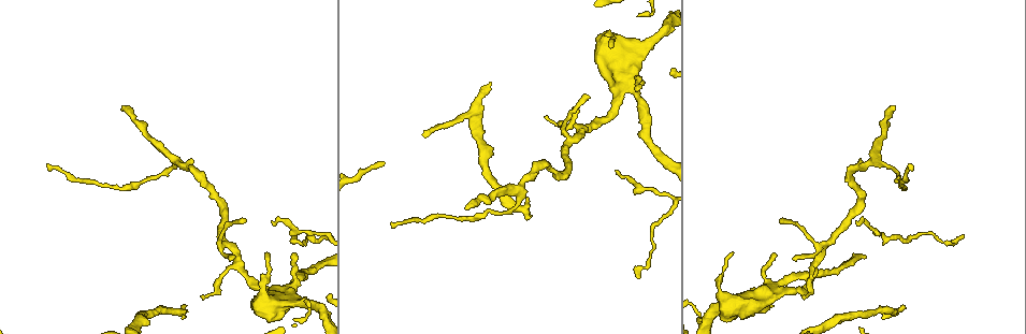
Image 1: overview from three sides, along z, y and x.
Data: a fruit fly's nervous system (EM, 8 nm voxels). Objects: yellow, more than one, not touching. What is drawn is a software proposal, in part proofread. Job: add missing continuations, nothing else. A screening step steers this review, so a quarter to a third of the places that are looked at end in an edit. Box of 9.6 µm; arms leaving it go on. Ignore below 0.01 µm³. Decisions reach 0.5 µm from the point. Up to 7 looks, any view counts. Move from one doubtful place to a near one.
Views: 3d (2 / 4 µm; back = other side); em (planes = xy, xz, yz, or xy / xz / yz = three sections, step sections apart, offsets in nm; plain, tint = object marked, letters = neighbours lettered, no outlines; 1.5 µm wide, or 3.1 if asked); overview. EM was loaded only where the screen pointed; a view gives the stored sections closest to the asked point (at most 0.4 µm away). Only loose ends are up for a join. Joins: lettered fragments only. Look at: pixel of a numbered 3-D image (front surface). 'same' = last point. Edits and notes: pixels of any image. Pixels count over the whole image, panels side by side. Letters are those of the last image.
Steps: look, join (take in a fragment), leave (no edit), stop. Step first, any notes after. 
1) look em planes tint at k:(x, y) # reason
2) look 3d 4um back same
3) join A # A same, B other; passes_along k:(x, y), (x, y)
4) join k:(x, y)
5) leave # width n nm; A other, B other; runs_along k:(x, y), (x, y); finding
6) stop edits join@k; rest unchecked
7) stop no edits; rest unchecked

look 3d 4um back at 1:(801, 297) # tapers out

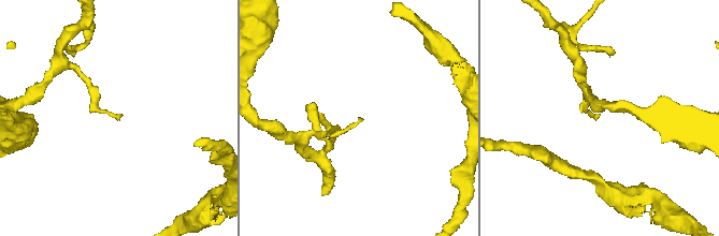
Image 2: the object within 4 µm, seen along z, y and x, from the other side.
look em planes tint at 2:(598, 114)

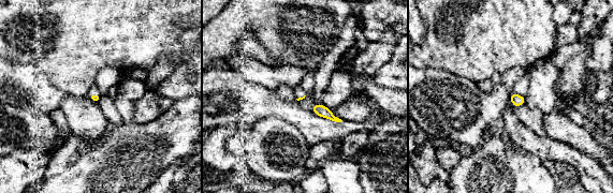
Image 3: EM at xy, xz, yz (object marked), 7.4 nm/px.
look em planes letters same

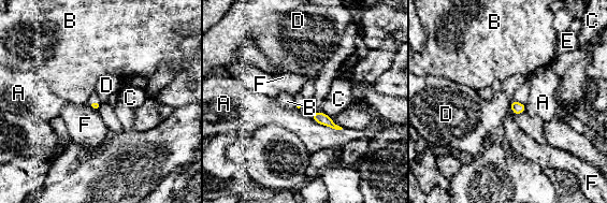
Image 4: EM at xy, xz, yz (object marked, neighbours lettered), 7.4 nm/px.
leave # A other, B other, C other, D other, E other, F other; border 4:(512, 101), (508, 105); no lettered fragment goes on from it

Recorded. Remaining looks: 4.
look em planes letters at 1:(186, 306)

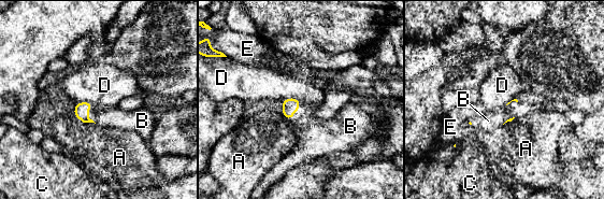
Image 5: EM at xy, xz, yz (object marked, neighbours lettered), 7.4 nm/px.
join B # A other, B same, C other, D other, E other; the neuron continues

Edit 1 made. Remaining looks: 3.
look overview # redraw

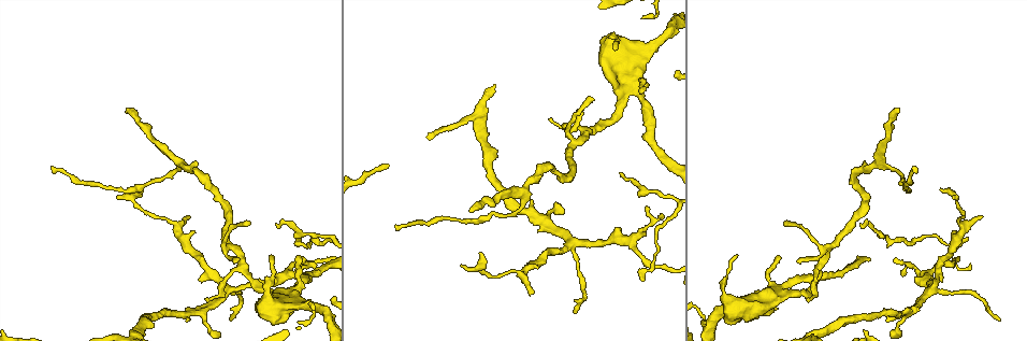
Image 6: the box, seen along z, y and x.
look em planes letters at 6:(395, 227) # free end

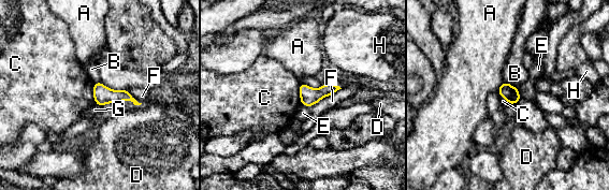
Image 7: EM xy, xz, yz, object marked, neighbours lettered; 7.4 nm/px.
leave # width 120 nm; A other, B other, C other, D other, E other, F other, G other, H other; border 7:(92, 84), (92, 96), (96, 103); no lettered fragment goes on from it

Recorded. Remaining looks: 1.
stop edits join@5; rest unchecked

